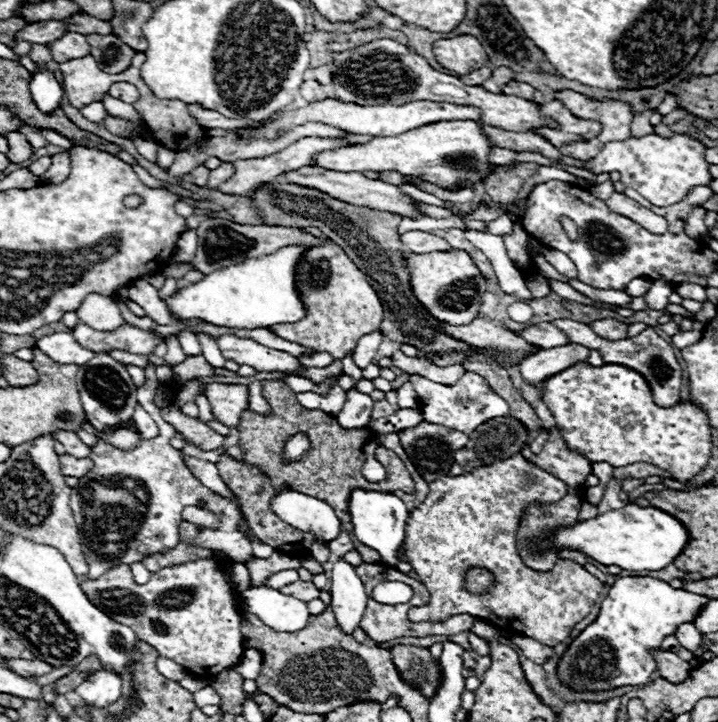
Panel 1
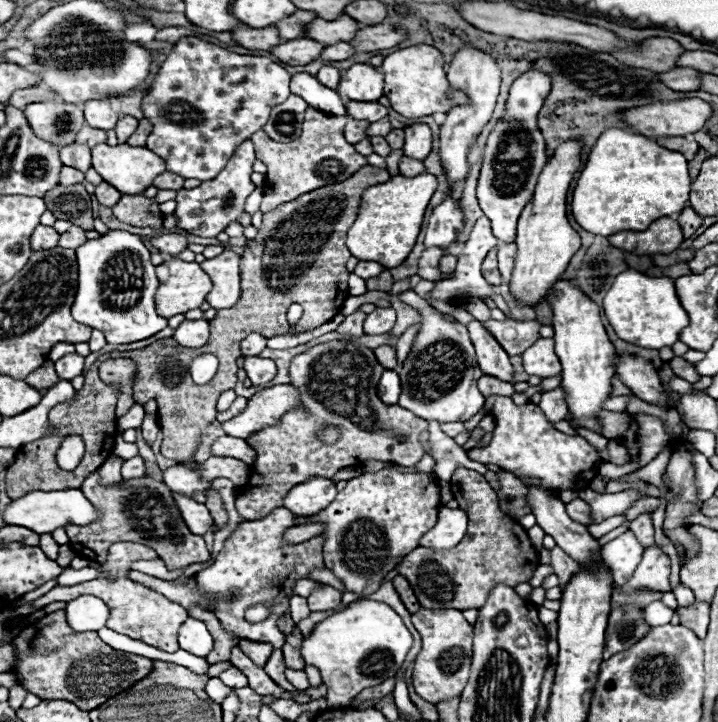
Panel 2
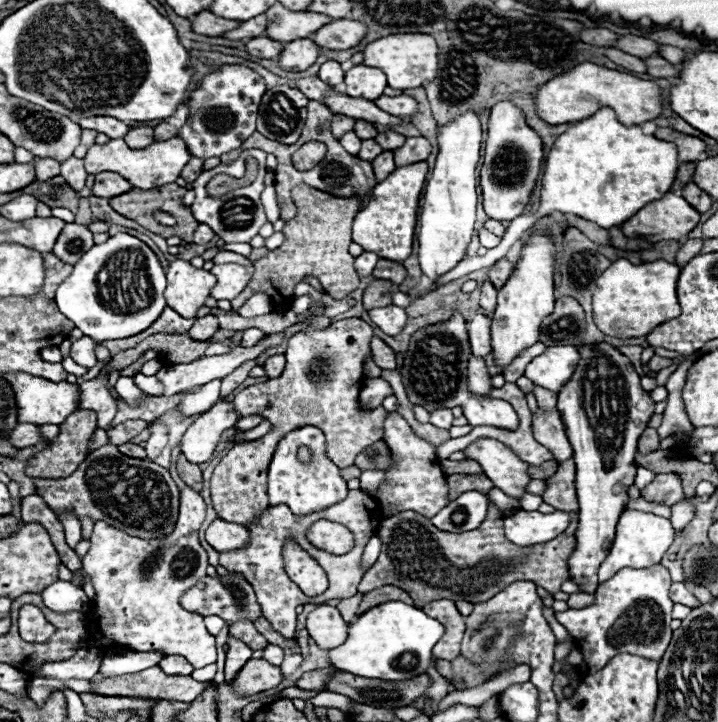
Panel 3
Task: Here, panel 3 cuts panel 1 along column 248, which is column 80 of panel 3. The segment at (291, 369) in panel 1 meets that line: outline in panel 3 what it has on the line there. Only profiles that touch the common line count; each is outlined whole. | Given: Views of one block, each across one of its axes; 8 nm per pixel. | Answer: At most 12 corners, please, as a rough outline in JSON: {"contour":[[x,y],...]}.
{"contour":[[82,336],[72,344],[72,360],[84,368],[96,364],[94,340]]}

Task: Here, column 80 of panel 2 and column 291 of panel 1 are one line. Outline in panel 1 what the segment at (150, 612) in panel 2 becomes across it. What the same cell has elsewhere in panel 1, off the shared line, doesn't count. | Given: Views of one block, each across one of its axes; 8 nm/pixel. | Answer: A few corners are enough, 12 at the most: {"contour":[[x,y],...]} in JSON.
{"contour":[[312,582],[282,586],[280,592],[290,592],[306,602],[320,596]]}

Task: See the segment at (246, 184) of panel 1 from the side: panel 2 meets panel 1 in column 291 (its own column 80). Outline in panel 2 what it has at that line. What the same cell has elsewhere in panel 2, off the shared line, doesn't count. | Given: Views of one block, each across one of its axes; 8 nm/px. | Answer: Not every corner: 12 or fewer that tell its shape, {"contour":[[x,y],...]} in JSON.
{"contour":[[84,144],[60,148],[62,164],[86,172],[90,148]]}

